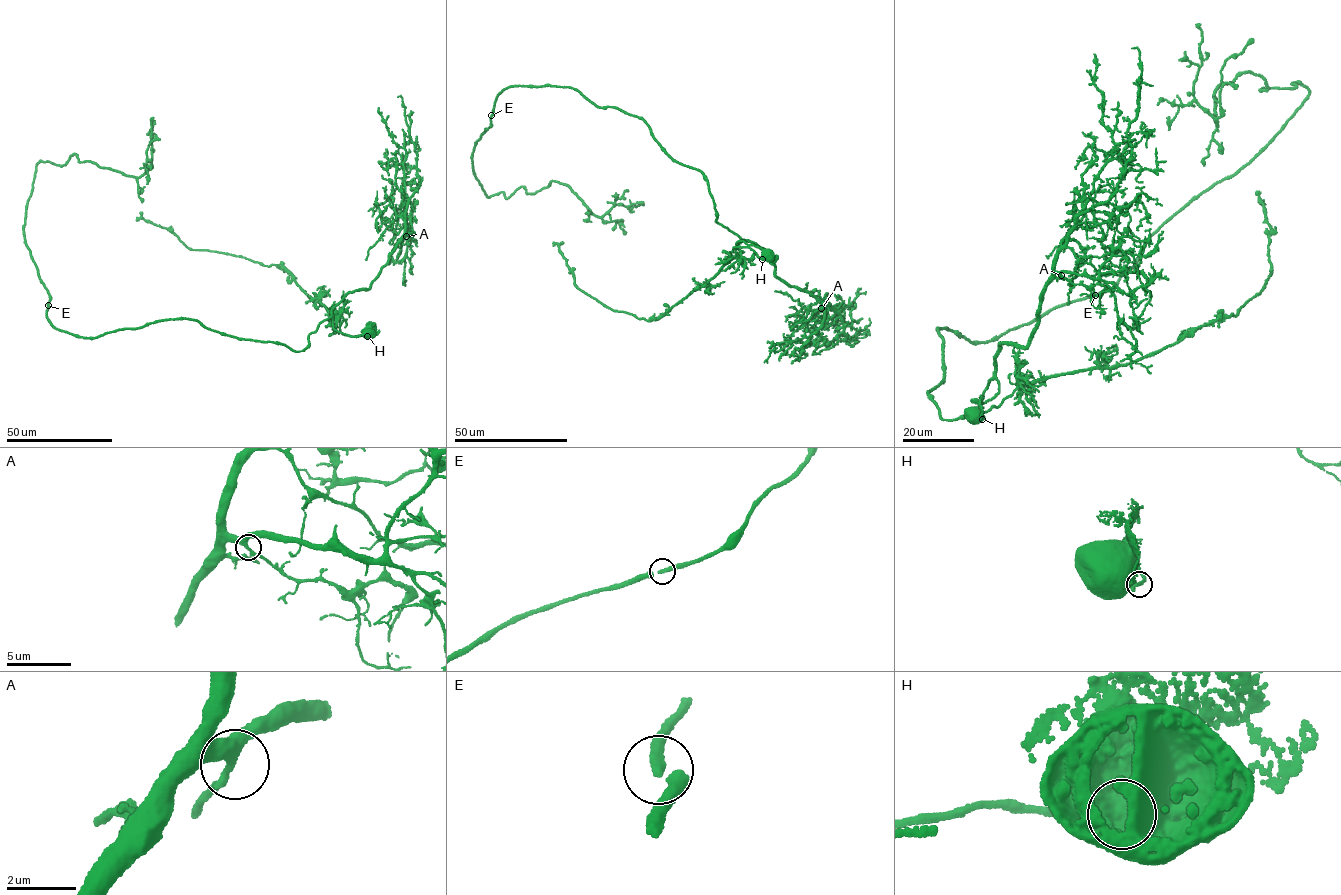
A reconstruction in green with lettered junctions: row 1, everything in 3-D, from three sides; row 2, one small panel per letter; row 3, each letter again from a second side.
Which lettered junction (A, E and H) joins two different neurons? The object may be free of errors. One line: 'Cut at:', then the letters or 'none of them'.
Cut at: H

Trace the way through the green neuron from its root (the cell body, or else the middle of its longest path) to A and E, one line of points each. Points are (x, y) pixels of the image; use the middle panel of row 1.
A: (769, 256), (743, 241), (736, 244), (748, 239), (766, 251), (776, 276), (812, 294), (821, 308)
E: (769, 256), (736, 245), (702, 173), (673, 161), (641, 119), (545, 85), (503, 89), (491, 115)

